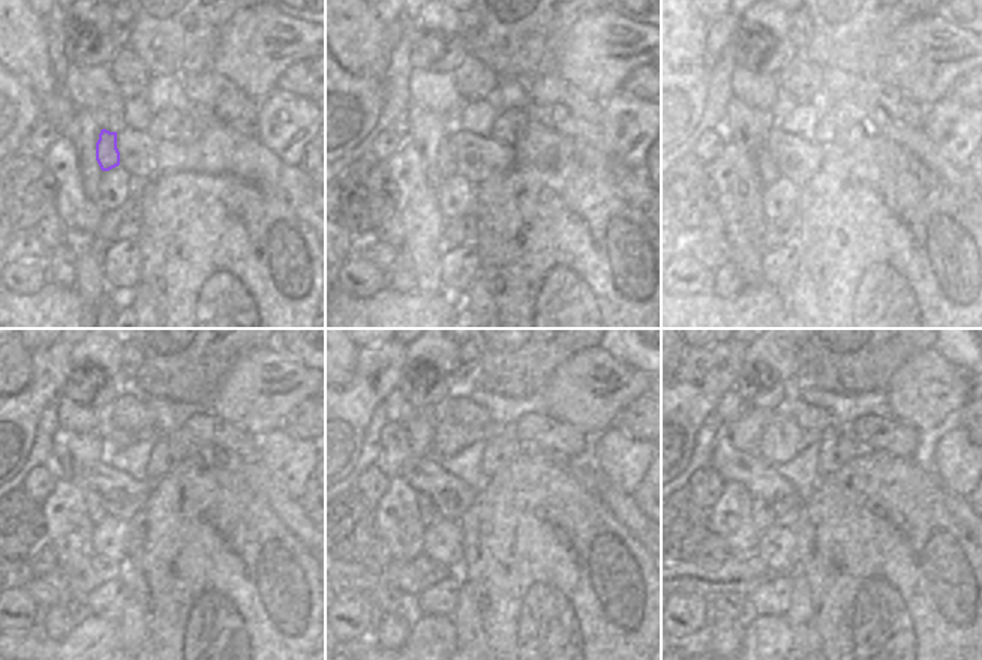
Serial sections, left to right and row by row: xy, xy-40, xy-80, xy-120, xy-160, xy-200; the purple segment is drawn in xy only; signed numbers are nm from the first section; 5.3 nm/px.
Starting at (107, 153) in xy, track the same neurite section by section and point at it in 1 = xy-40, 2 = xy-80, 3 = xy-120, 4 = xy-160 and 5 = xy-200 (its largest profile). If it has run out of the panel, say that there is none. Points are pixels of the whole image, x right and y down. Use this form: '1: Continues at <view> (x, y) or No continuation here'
1: Continues at xy-40 (444, 161)
2: Continues at xy-80 (768, 170)
3: Continues at xy-120 (95, 503)
4: Continues at xy-160 (429, 513)
5: Continues at xy-200 (763, 516)

